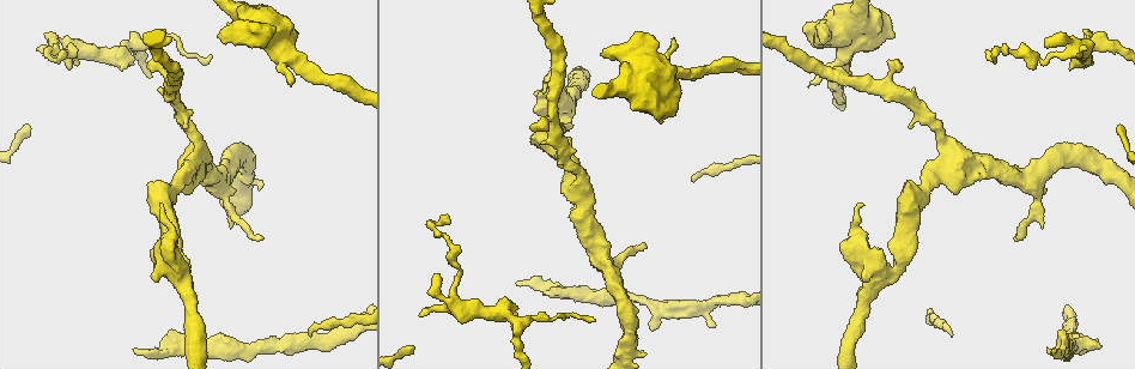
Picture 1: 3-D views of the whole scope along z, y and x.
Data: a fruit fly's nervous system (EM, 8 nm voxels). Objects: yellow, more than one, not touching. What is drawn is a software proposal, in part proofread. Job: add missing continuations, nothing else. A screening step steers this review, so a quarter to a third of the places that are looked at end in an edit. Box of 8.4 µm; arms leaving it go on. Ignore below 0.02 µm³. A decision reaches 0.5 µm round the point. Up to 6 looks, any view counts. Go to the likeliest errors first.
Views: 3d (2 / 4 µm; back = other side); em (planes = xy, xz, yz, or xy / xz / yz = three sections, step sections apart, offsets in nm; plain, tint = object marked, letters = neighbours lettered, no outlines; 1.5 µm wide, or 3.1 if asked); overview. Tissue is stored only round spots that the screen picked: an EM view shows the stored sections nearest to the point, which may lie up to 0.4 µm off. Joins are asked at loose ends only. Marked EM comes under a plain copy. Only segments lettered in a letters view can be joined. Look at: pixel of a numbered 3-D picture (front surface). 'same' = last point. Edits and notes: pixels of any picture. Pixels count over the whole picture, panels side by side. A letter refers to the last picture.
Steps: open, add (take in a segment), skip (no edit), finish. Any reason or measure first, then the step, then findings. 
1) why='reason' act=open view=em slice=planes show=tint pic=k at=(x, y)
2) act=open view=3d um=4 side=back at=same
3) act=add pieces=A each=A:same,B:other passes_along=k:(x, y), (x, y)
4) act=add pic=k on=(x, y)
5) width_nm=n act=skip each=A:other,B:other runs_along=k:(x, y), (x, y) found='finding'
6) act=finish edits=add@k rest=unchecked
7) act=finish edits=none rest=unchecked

why='long arm stops here' act=open view=3d um=4 pic=1 at=(988, 52)

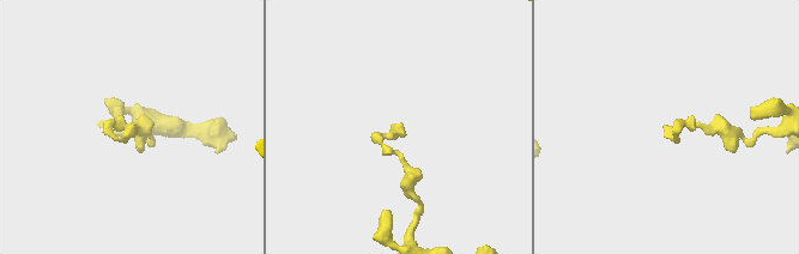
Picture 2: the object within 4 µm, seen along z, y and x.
act=open view=em slice=xz step=4 show=tint pic=2 at=(403, 123)

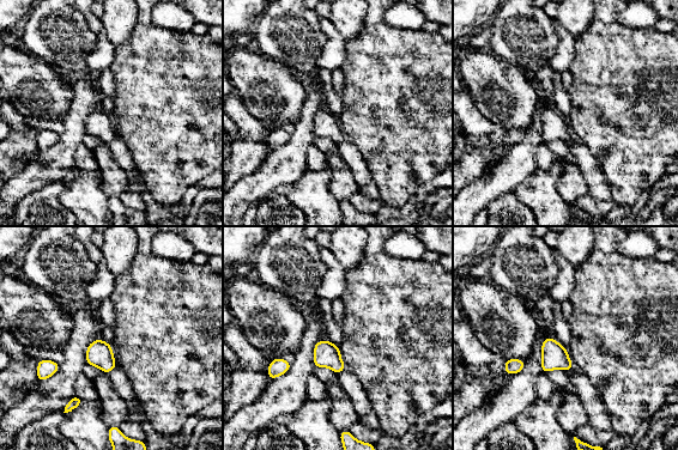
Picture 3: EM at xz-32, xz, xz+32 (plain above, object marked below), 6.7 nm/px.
why='cut it another way' act=open view=em slice=planes show=letters at=same

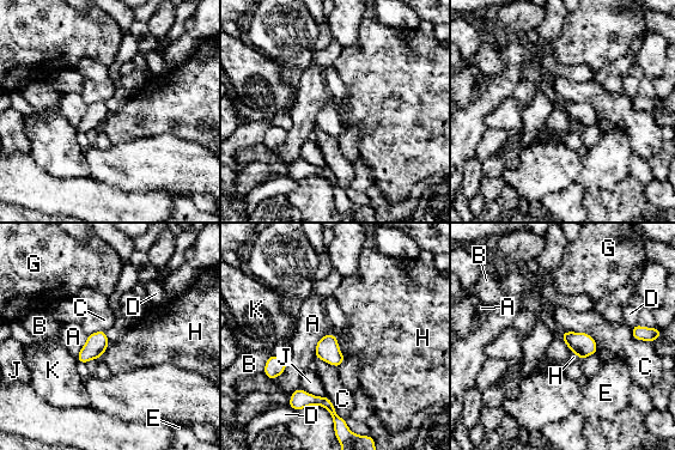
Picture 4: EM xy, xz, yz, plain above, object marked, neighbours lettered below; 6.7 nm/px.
act=skip each=A:other,B:other,C:other,D:other,E:other,G:other,H:other,J:other,K:other border=4:(571, 352), (579, 359) found='no lettered segment goes on from it'

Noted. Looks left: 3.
why='an open end' act=open view=3d um=4 pic=1 at=(292, 84)

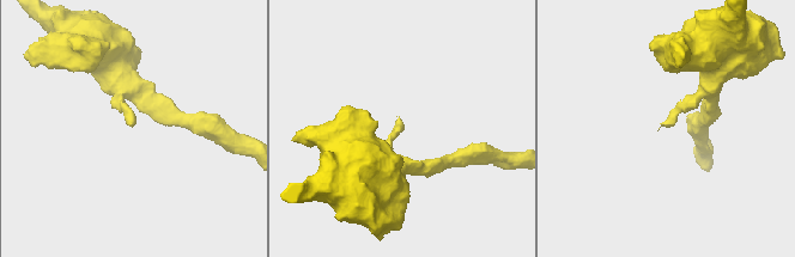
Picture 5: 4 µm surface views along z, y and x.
why='need the tissue' act=open view=em slice=planes show=tint pic=5 at=(398, 118)

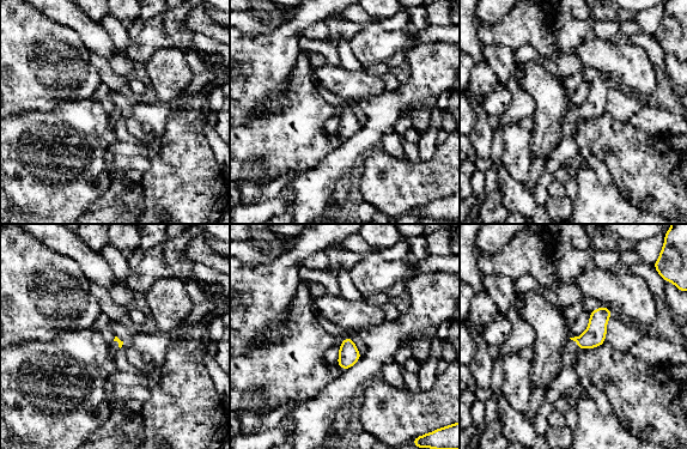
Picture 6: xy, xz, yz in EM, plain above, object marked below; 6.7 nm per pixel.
act=open view=em slice=planes show=letters at=same

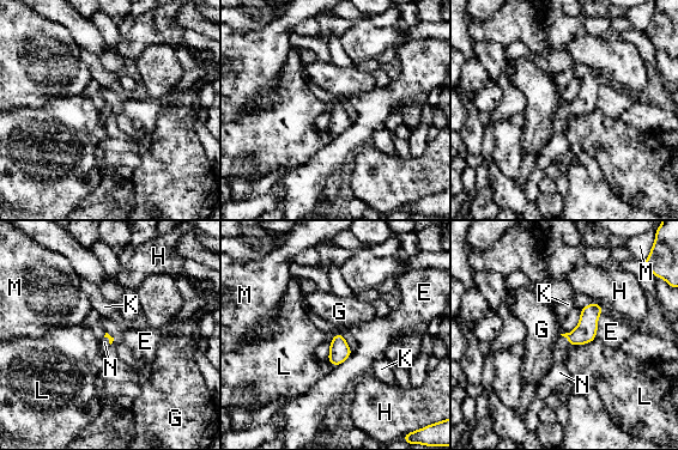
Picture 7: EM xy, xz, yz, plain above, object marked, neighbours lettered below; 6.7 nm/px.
act=add pic=7 on=(560, 372) each=E:other,G:other,H:other,K:other,L:other,M:other,N:same passes_along=7:(586, 330), (567, 338), (560, 372) found='the neuron continues'

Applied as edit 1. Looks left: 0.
act=finish edits=add@7 rest=unchecked

